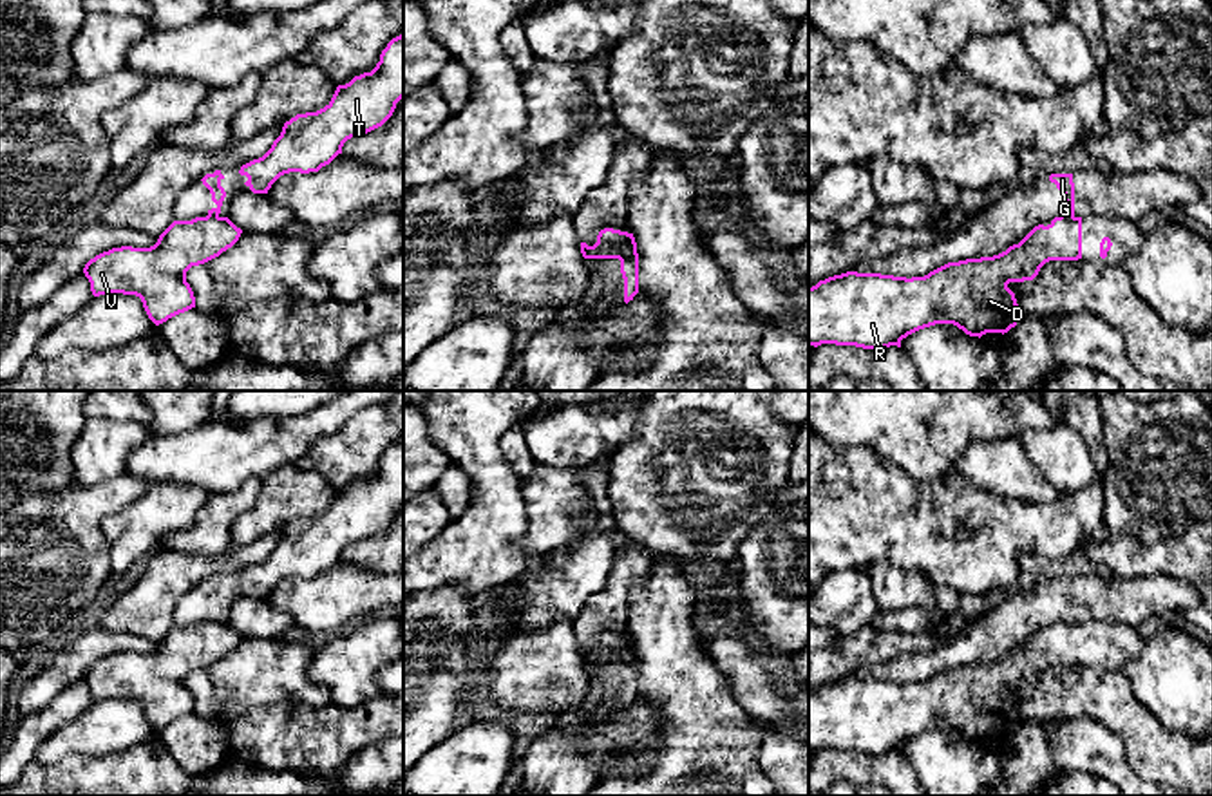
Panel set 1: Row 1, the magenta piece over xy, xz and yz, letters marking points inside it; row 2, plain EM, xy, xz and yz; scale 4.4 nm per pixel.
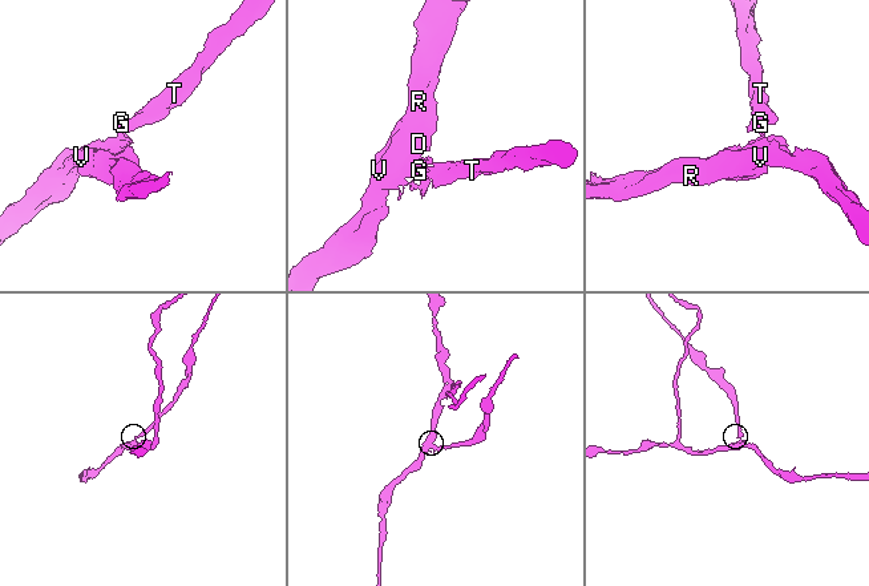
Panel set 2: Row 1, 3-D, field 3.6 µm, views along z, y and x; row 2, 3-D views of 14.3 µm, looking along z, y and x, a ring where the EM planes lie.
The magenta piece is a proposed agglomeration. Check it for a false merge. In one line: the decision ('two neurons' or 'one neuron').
two neurons

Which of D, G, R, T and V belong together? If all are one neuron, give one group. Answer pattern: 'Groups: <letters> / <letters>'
Groups: D R V / G T

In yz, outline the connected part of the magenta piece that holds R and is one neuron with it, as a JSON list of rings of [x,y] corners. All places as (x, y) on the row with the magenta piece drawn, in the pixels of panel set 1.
[[[1055,217],[1047,226],[1035,226],[1018,244],[999,255],[948,262],[924,277],[906,279],[857,271],[834,275],[809,288],[809,346],[836,344],[881,351],[890,346],[901,347],[903,338],[935,324],[953,324],[966,335],[979,338],[986,333],[1004,335],[1022,318],[1015,293],[1008,284],[1033,280],[1049,261],[1078,259],[1082,259],[1082,217]]]

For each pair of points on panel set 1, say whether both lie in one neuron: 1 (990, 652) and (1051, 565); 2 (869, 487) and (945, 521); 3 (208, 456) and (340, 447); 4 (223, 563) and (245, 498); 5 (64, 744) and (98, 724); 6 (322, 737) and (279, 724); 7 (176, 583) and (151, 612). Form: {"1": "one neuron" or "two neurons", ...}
{"1": "two neurons", "2": "one neuron", "3": "two neurons", "4": "two neurons", "5": "one neuron", "6": "one neuron", "7": "one neuron"}

